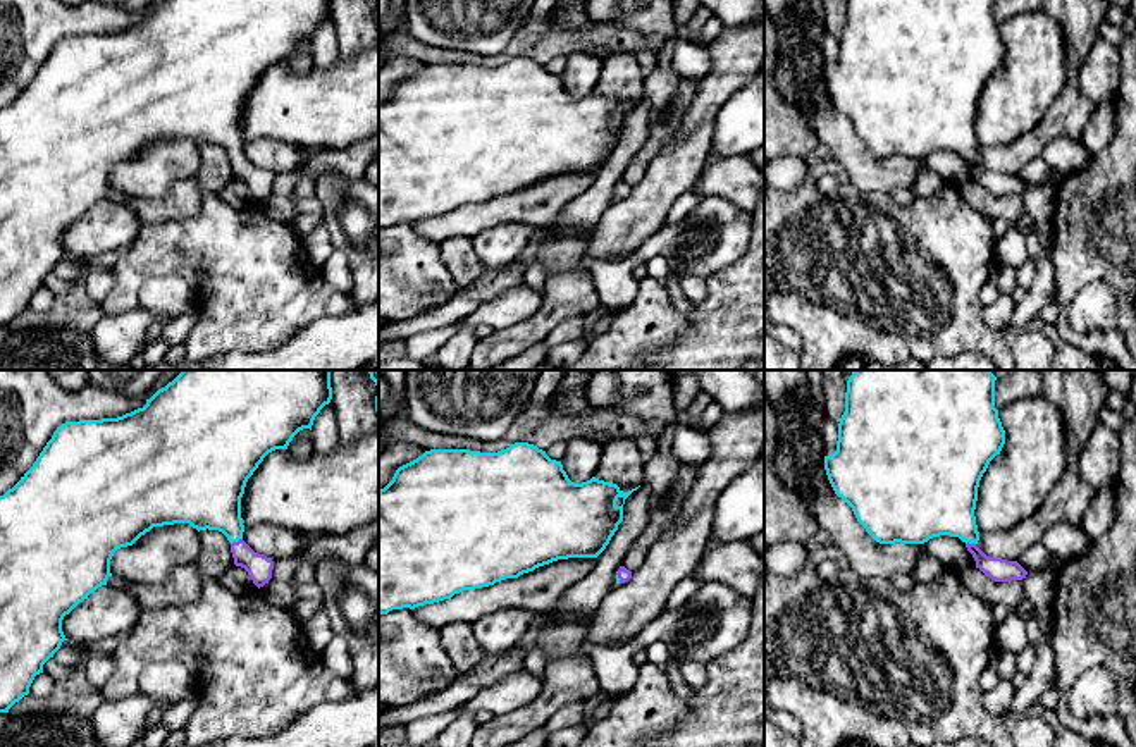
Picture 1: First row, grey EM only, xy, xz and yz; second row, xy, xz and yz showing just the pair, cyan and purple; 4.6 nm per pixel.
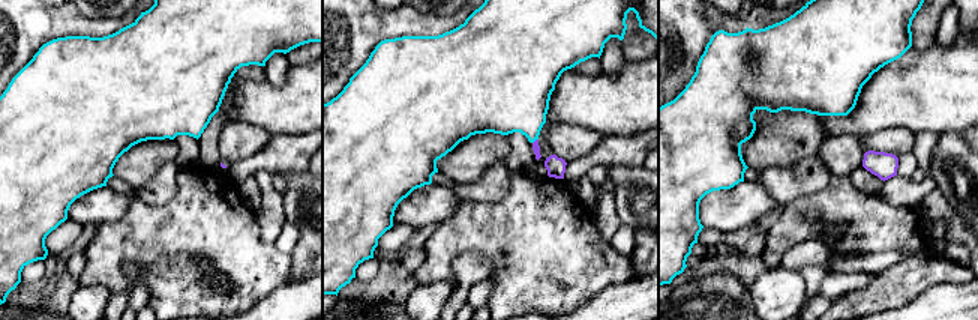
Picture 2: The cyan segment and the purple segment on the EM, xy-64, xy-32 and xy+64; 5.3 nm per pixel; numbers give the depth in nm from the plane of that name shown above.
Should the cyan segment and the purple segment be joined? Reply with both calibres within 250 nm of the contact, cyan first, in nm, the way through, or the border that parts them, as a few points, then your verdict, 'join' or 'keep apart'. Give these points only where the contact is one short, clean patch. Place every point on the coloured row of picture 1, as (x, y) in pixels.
300 nm thick on the cyan side, 120 nm on the other; runs through xy (209, 496), (229, 522), (236, 541), (259, 567); join

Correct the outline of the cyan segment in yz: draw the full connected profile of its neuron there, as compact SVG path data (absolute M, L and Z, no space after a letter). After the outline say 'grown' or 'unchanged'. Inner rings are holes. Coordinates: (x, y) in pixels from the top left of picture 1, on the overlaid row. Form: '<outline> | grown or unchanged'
M854 370L847 380L845 411L838 423L837 451L824 456L828 480L857 522L880 544L924 544L933 537L959 537L986 577L995 582L1026 578L1017 561L986 556L976 544L978 487L990 461L1005 444L1005 430L995 408L991 370Z | grown

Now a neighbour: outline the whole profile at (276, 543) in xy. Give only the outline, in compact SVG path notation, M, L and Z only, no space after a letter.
M258 523L248 527L243 532L243 540L258 554L267 556L274 563L296 556L306 540L305 532L298 532L287 527Z

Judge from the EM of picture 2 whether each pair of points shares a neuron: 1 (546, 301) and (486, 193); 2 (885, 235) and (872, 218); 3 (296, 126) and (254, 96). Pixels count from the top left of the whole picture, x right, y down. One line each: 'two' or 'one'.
1: two
2: one
3: one

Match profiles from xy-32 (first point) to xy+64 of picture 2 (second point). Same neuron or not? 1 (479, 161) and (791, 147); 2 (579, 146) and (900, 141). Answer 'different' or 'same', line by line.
1: same
2: same

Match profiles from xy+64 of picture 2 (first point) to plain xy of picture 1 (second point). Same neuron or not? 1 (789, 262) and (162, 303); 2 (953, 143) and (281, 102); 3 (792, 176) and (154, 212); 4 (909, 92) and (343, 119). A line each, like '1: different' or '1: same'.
1: same
2: different
3: same
4: same

